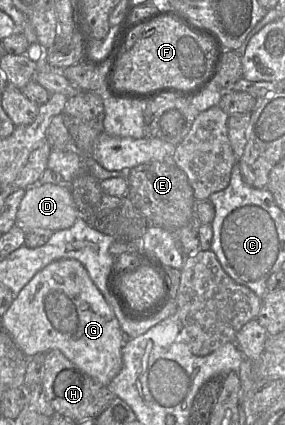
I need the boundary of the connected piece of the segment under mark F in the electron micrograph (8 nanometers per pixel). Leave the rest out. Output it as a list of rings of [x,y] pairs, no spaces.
[[[159,17],[128,34],[116,65],[114,86],[124,93],[149,93],[163,88],[190,92],[206,81],[214,56],[211,39],[194,33],[175,18]]]

